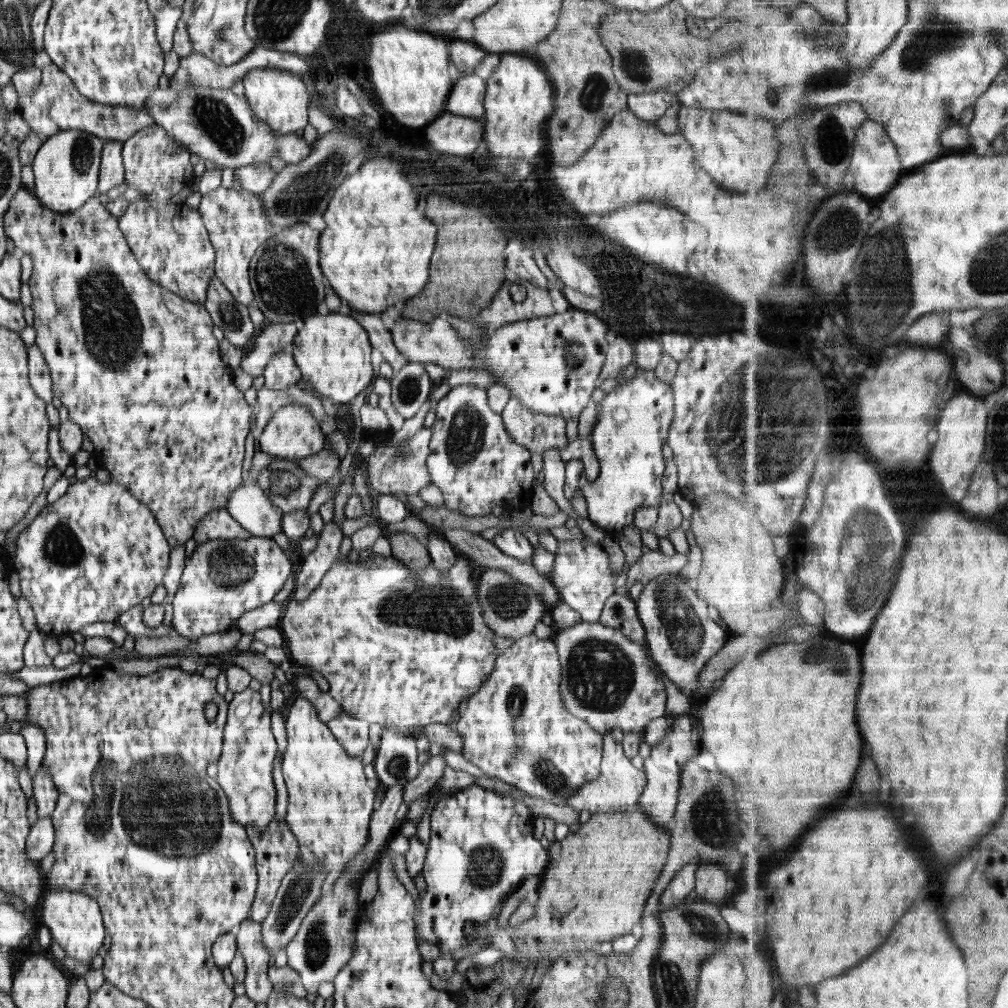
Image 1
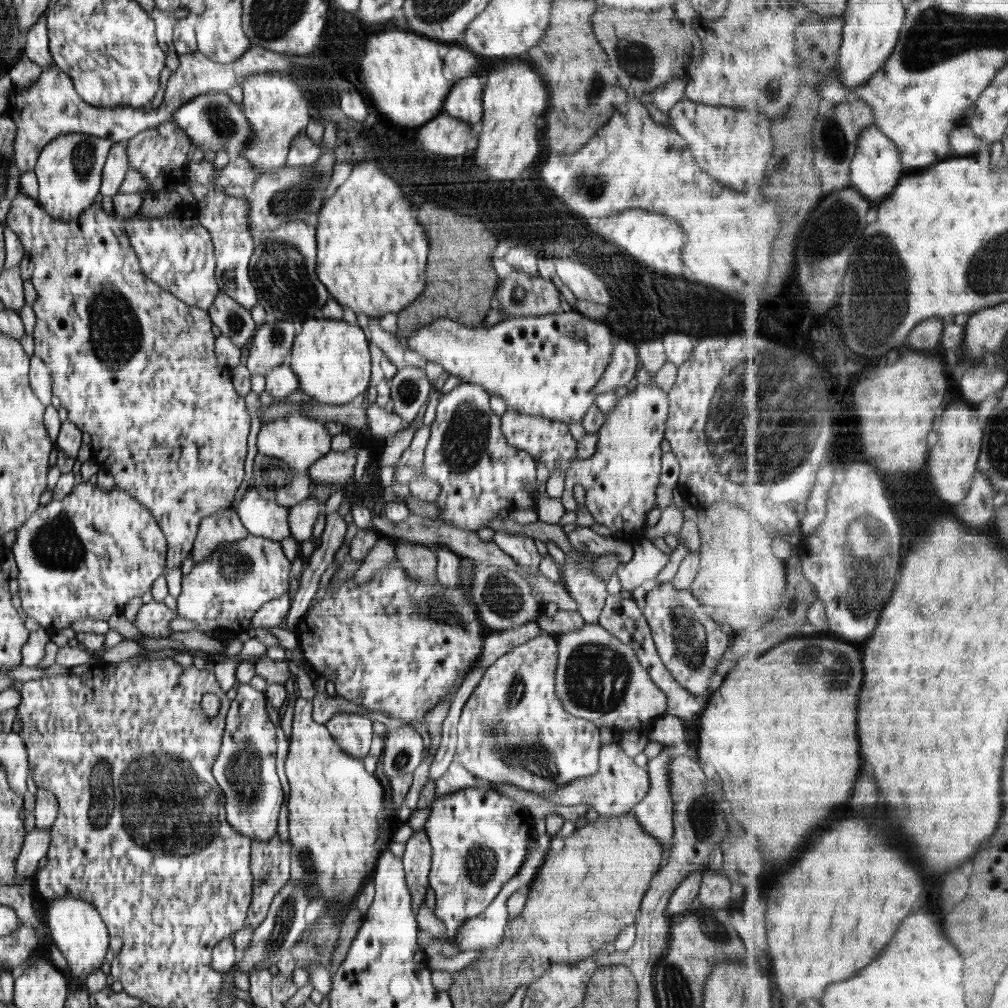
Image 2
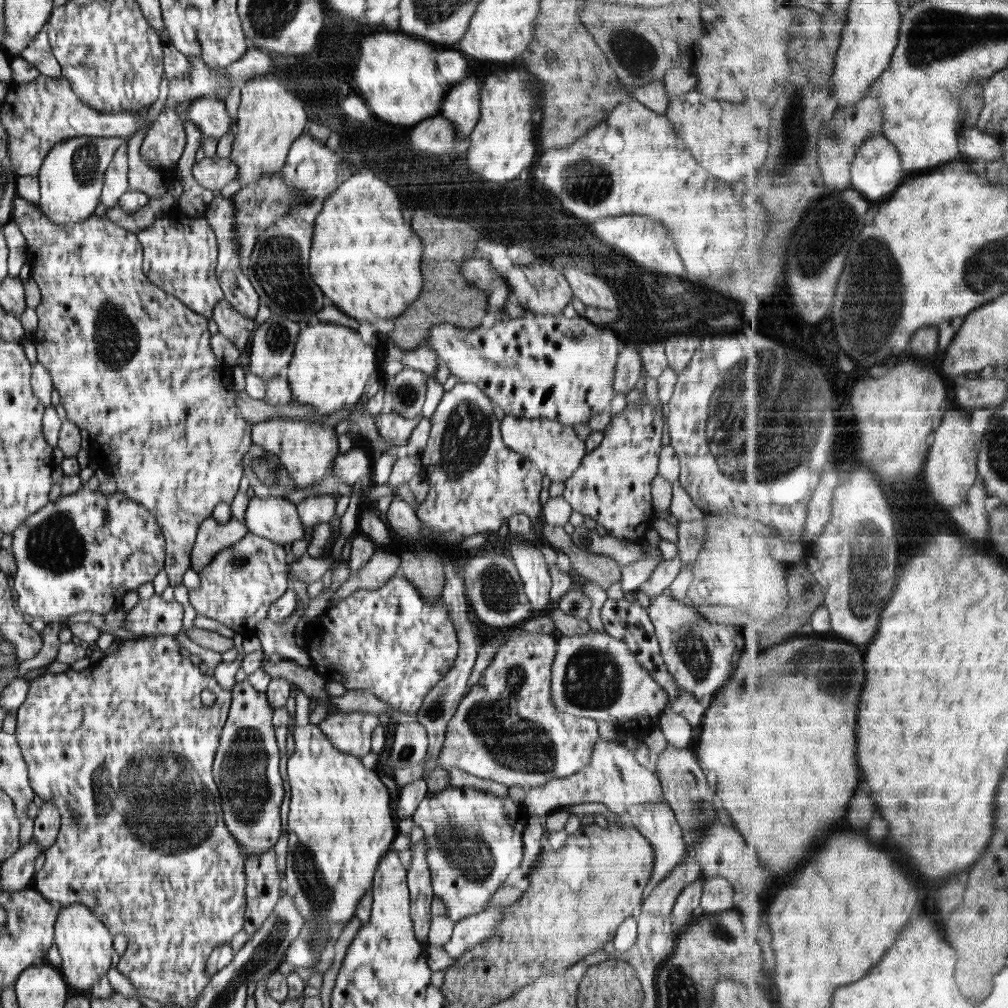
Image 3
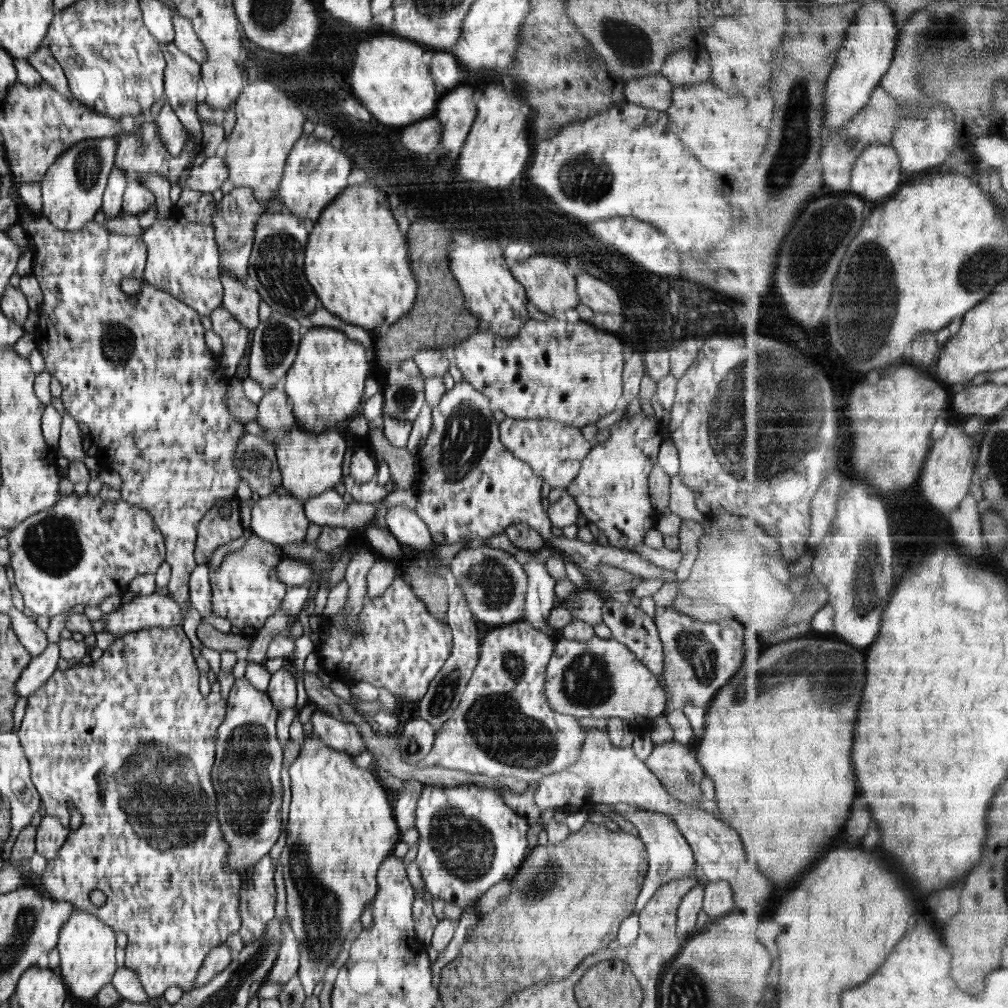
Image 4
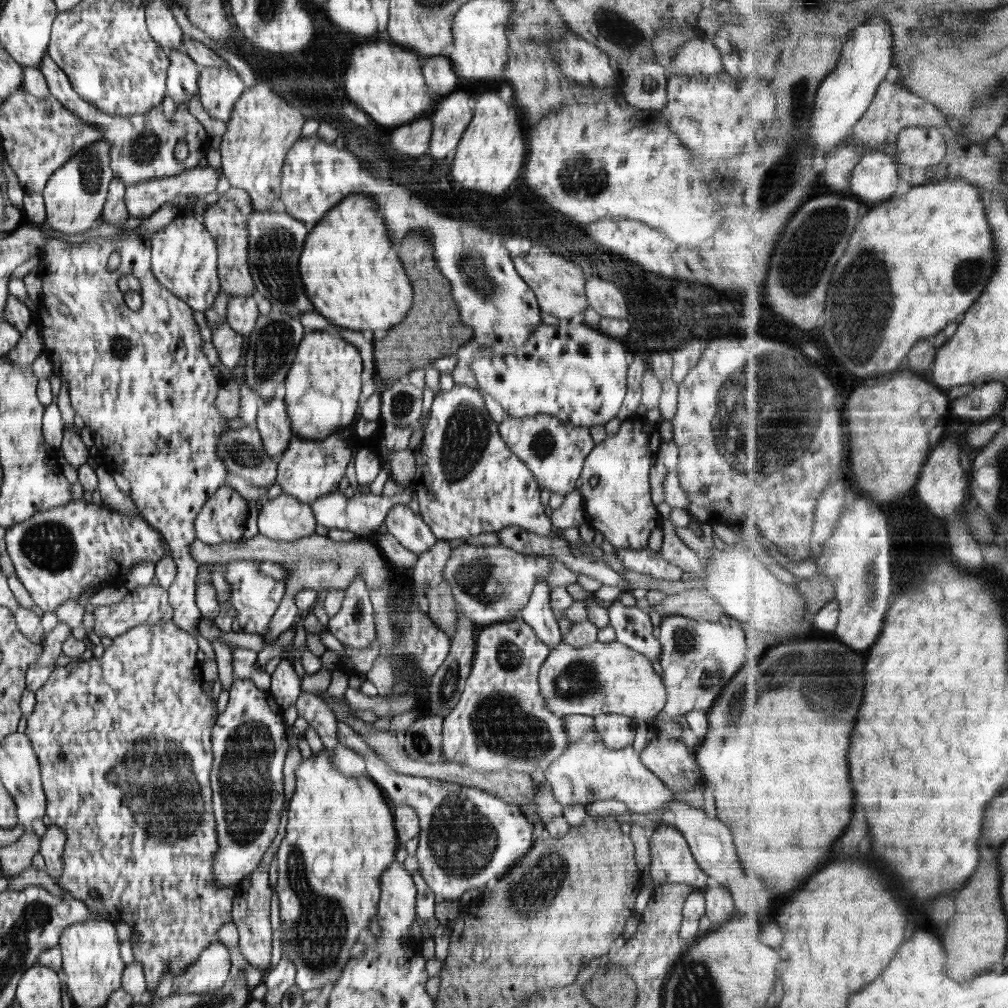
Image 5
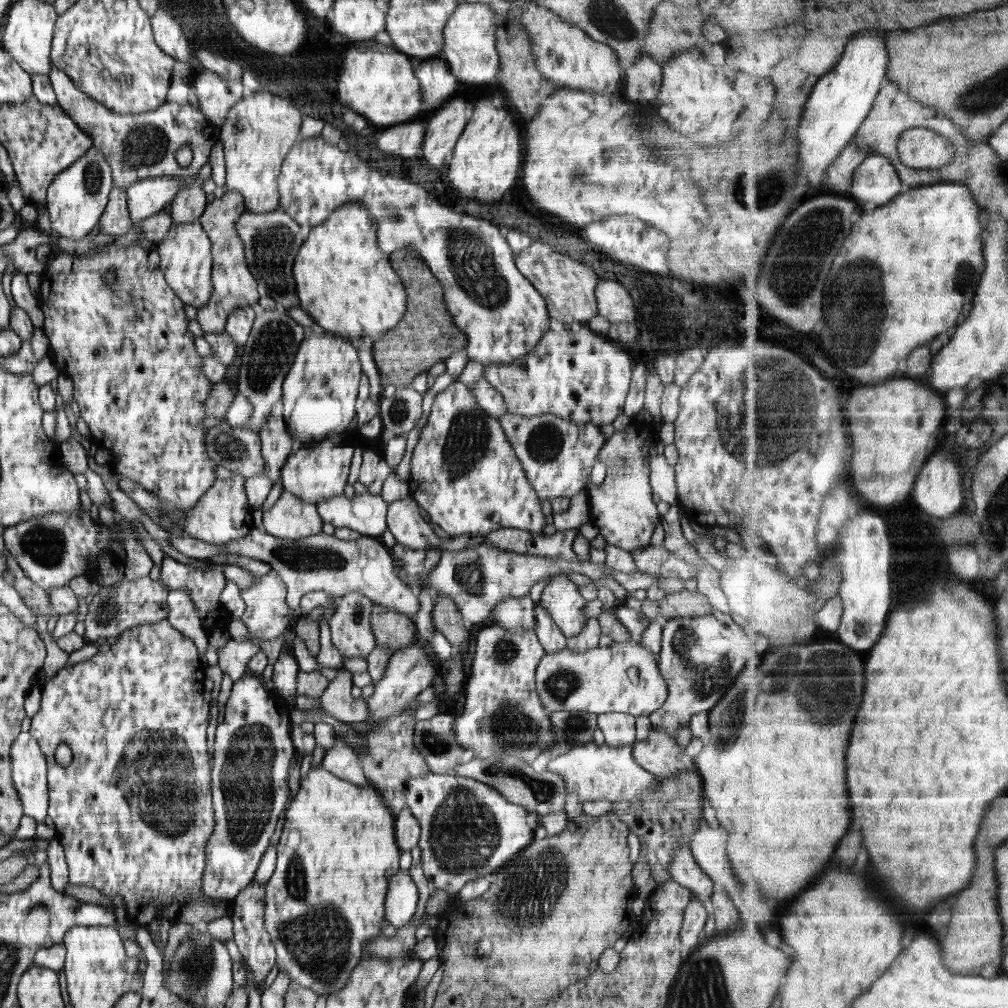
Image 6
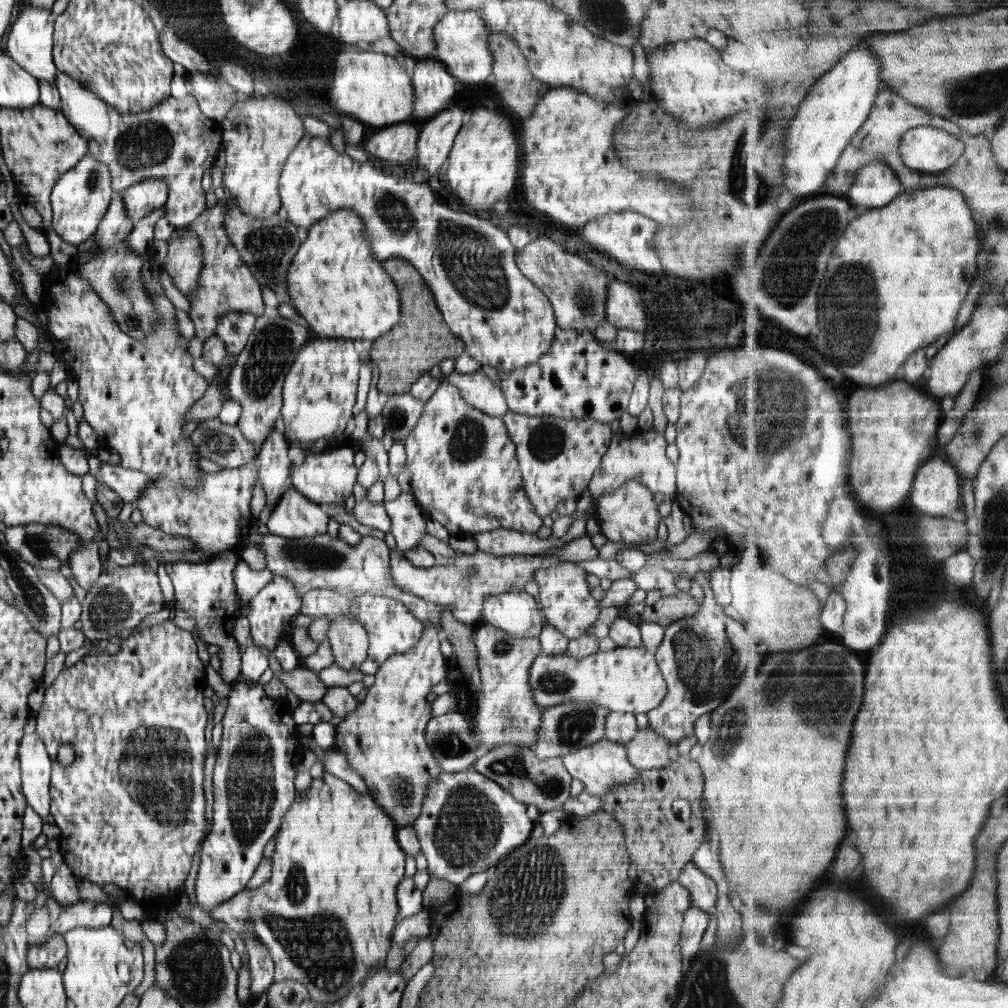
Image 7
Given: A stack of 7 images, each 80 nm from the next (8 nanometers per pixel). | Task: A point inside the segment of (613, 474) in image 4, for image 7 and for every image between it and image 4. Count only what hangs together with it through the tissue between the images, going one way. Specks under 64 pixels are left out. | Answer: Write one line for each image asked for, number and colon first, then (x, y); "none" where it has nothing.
5: (619, 506)
6: (622, 507)
7: (629, 514)

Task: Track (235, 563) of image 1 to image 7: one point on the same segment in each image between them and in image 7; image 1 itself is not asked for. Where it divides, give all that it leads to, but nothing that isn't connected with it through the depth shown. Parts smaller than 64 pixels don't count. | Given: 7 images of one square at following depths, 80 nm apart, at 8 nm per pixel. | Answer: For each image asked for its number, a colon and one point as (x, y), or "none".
2: (222, 592)
3: (237, 586)
4: (246, 590)
5: (255, 597)
6: (266, 616)
7: (273, 607)

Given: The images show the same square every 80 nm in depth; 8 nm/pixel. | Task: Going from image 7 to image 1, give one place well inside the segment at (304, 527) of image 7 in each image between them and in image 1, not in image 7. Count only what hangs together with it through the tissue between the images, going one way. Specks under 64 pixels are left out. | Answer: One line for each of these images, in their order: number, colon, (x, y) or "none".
1: (248, 505)
2: (261, 517)
3: (276, 519)
4: (280, 519)
5: (286, 518)
6: (291, 517)

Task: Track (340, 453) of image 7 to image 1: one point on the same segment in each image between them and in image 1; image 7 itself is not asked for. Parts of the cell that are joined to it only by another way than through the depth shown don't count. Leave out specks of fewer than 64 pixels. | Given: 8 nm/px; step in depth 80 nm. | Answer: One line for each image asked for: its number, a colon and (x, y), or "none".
1: (292, 433)
2: (298, 441)
3: (307, 451)
4: (309, 464)
5: (306, 469)
6: (314, 473)

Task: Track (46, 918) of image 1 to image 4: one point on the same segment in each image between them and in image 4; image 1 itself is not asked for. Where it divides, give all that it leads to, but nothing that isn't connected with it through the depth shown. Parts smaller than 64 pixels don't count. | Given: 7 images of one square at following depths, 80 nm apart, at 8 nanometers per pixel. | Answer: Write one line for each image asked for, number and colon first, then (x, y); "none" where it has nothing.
2: (76, 927)
3: (84, 943)
4: (87, 947)

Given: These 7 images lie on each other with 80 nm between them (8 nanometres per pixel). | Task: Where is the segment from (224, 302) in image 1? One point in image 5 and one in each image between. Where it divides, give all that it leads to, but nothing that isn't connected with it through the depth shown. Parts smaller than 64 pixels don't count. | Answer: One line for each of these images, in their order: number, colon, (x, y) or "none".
2: (235, 322)
3: (238, 328)
4: (235, 337)
5: (229, 343)

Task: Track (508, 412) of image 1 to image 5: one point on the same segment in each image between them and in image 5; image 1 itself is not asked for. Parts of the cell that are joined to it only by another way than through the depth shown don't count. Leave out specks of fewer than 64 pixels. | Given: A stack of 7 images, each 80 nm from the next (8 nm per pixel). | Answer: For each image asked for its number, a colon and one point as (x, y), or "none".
2: (550, 442)
3: (554, 448)
4: (555, 451)
5: (554, 452)

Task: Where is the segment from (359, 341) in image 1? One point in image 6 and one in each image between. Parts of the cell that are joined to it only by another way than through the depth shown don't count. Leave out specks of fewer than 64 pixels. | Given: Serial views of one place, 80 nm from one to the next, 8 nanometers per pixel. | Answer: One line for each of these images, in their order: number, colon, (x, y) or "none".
2: (331, 358)
3: (331, 366)
4: (325, 385)
5: (321, 390)
6: (320, 391)

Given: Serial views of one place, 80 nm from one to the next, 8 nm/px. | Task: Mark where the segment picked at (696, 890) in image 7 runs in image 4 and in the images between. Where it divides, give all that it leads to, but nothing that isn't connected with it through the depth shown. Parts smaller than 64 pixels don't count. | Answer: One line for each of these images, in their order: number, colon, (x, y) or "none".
4: (670, 857)
5: (672, 862)
6: (685, 871)

